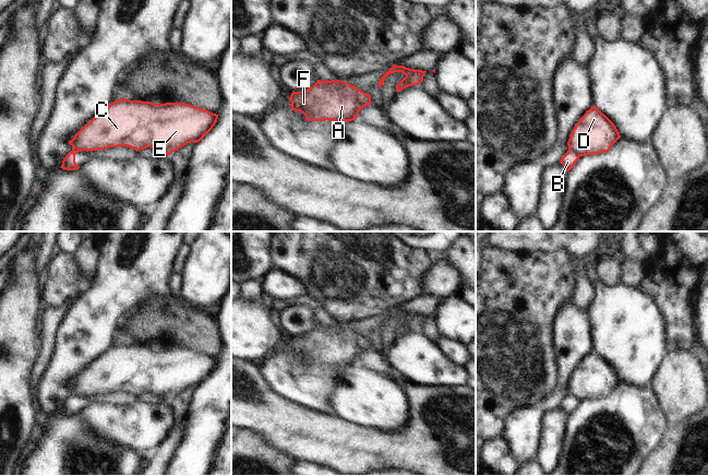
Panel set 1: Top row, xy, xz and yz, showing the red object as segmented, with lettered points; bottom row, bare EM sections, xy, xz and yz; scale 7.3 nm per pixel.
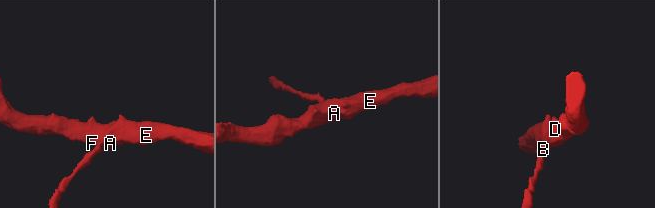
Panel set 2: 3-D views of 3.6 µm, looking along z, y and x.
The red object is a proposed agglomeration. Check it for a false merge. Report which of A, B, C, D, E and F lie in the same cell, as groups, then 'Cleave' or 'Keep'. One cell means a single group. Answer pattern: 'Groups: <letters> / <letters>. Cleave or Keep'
Groups: A C D E F / B. Cleave.

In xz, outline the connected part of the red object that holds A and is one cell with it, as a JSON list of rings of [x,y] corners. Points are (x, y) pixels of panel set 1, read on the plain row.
[[[339,324],[321,325],[301,335],[292,335],[291,354],[305,360],[307,366],[333,365],[339,368],[357,364],[359,356],[373,348],[371,341]]]

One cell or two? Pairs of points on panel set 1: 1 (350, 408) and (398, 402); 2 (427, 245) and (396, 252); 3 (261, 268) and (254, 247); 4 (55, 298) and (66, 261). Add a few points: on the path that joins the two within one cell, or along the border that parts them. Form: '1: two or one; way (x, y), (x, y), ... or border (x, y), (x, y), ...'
1: one; way (362, 402), (386, 402)
2: two; border (404, 242), (414, 248), (426, 250), (434, 259)
3: one; way (256, 262), (254, 252)
4: one; way (59, 289), (64, 284), (64, 270)

